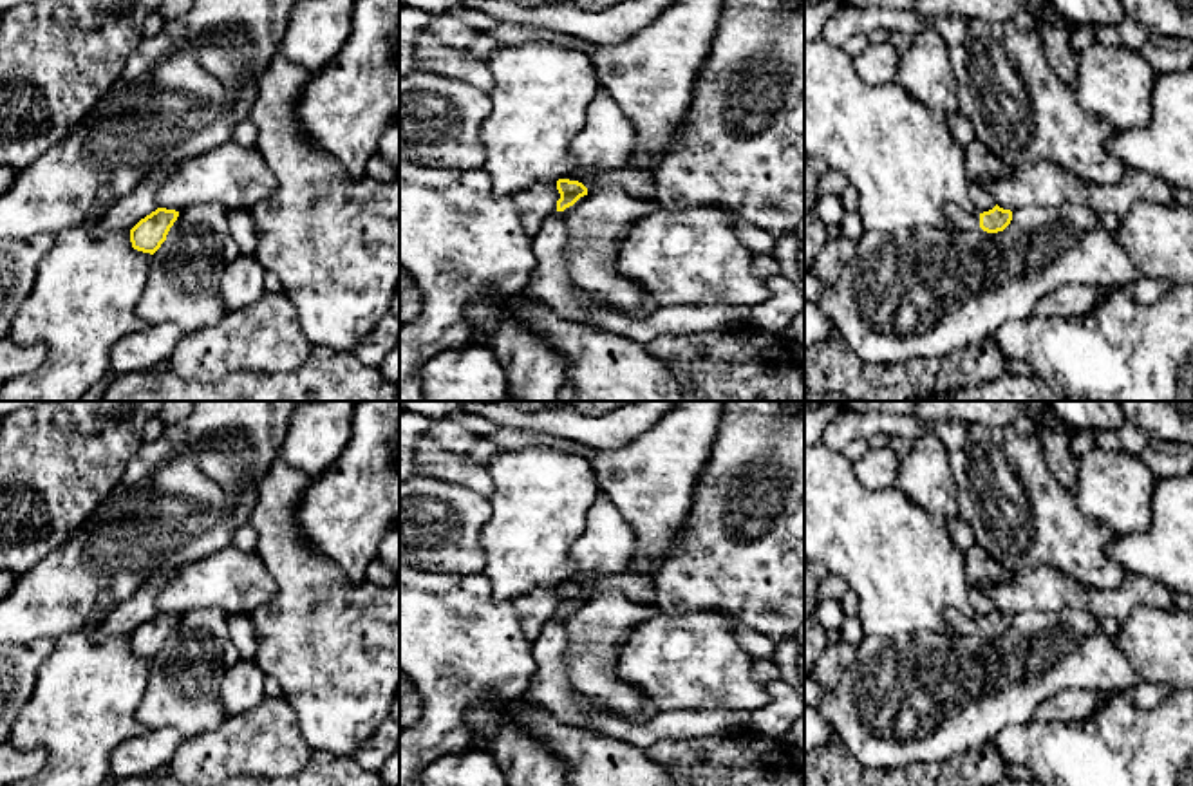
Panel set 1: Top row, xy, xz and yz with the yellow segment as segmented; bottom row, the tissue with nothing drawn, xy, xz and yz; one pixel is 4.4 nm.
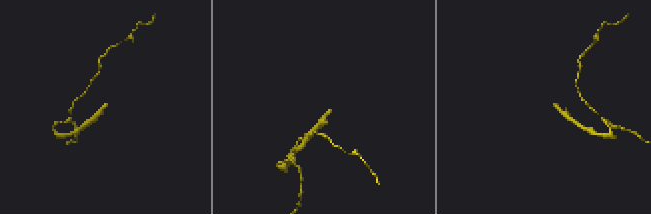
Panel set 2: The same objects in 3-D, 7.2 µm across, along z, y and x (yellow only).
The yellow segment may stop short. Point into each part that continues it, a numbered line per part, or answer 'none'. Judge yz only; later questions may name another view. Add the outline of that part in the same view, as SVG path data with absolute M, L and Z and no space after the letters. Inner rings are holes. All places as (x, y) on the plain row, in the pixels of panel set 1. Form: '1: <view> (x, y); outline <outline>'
1: yz (962, 624); outline M953 607L945 611L945 618L956 634L980 632L980 618L967 616Z

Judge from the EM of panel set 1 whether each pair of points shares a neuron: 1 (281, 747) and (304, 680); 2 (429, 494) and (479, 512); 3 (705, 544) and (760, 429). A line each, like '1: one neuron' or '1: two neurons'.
1: two neurons
2: one neuron
3: one neuron

